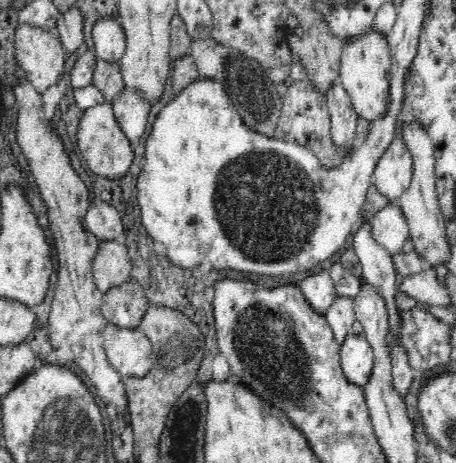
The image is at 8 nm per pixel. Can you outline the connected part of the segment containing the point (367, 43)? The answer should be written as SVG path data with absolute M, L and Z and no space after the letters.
M373 24L368 34L342 43L342 50L338 80L348 93L357 116L370 122L383 118L388 113L388 102L391 101L392 58L387 37L376 33Z

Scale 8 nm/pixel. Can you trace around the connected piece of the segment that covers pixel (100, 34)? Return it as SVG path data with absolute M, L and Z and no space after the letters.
M117 18L98 20L92 28L92 39L97 58L118 62L126 50L124 30Z

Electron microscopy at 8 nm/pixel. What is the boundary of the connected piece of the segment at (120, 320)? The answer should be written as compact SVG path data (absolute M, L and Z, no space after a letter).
M128 280L107 290L101 304L102 314L109 324L128 329L139 327L148 308L146 293L135 280Z

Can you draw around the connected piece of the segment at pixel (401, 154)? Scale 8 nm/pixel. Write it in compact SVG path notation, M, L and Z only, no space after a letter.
M400 134L394 136L373 172L373 184L388 200L395 202L408 190L412 180L413 155Z

